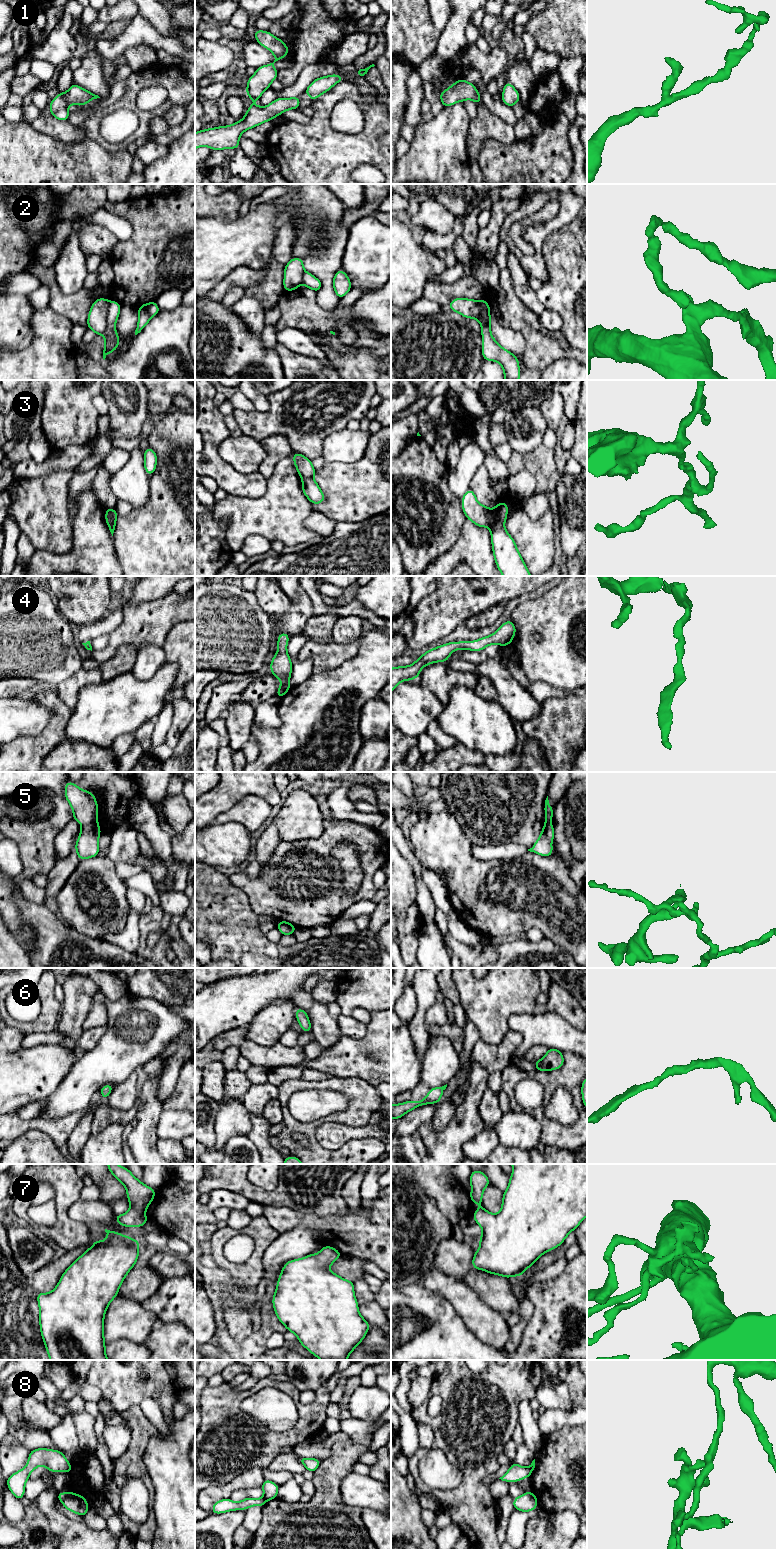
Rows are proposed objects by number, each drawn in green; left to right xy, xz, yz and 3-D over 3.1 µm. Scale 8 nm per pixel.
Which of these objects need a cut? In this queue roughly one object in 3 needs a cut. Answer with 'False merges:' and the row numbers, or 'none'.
False merges: 2, 3, 8

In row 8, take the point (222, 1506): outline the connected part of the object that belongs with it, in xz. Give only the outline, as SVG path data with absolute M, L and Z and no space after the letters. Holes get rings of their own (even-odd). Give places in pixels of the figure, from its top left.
M246 1497L241 1502L233 1502L230 1498L222 1499L213 1504L213 1514L226 1513L234 1510L247 1510L251 1506L263 1507L266 1503L264 1498L250 1498Z

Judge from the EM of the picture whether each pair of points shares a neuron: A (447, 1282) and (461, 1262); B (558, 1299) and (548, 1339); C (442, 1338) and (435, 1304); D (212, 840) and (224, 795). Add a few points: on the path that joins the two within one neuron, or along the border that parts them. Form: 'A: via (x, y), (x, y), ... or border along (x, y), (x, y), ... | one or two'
A: border along (433, 1267), (447, 1275), (462, 1280) | two
B: via (558, 1309), (558, 1326), (555, 1329) | one
C: via (435, 1330), (435, 1312) | one
D: border along (213, 823), (205, 828) | two

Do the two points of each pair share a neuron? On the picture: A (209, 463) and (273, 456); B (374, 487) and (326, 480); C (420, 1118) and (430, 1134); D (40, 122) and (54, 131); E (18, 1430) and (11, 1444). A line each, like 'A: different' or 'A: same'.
A: different
B: same
C: different
D: same
E: different

